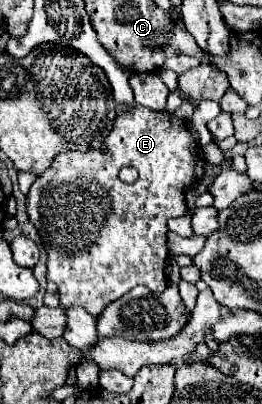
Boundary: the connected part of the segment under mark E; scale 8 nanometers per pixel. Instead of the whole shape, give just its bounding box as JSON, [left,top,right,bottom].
[27,107,205,317]

